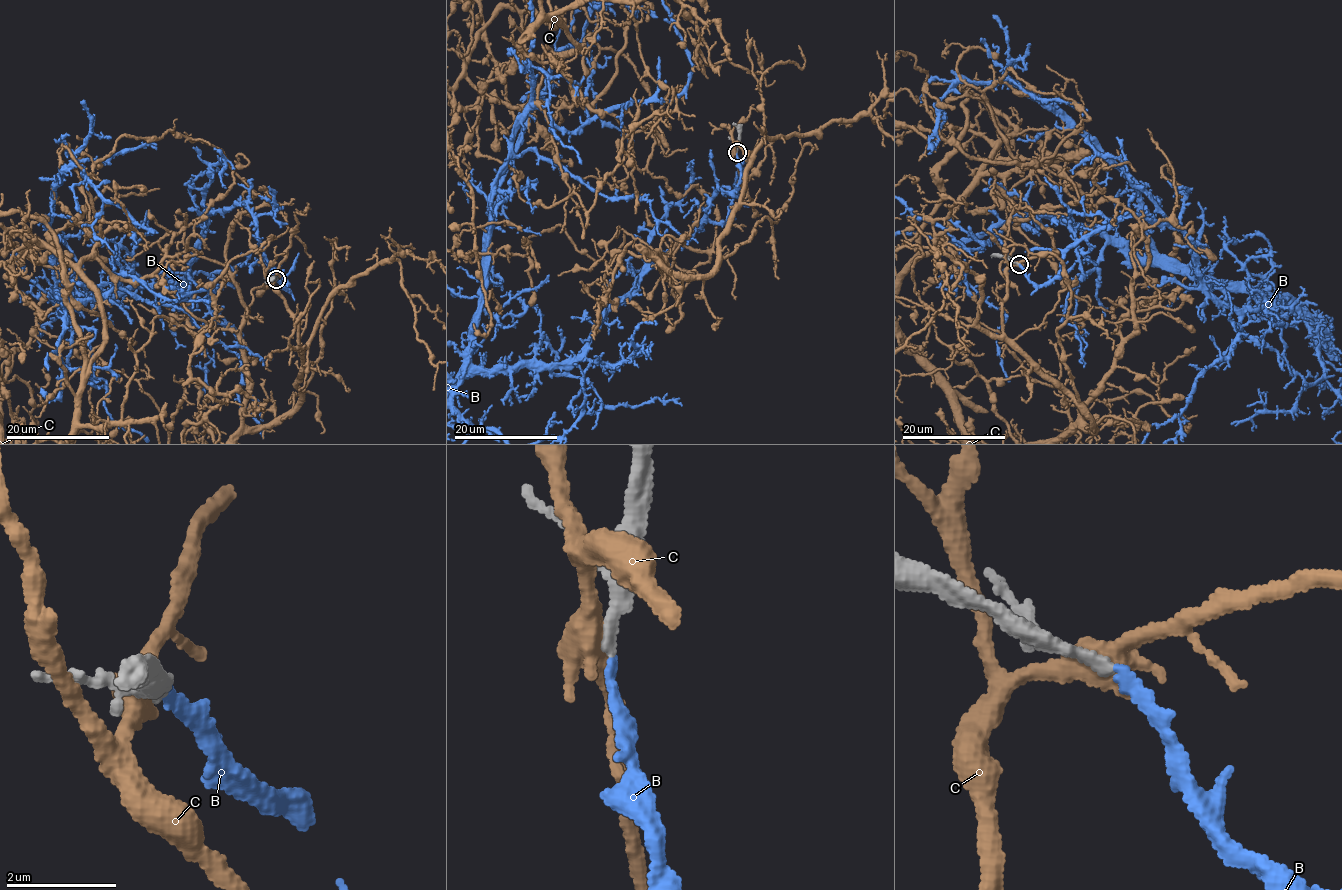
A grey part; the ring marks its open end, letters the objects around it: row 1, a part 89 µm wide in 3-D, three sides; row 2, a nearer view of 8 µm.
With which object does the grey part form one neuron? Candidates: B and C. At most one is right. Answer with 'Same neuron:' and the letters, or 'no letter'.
Same neuron: B

